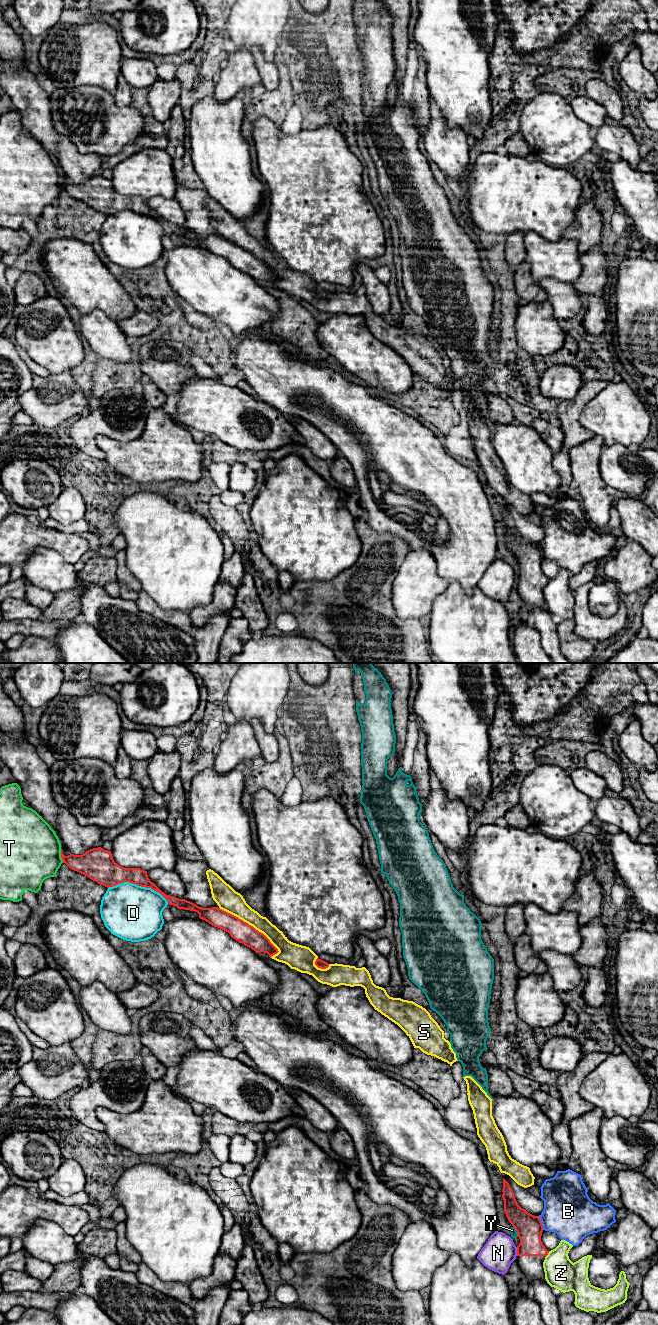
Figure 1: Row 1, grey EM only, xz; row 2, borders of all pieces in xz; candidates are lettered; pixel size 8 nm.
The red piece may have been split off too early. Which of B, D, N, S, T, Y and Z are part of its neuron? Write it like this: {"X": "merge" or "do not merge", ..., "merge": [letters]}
{"B": "do not merge", "D": "do not merge", "N": "do not merge", "S": "merge", "T": "do not merge", "Y": "do not merge", "Z": "do not merge", "merge": ["S"]}

